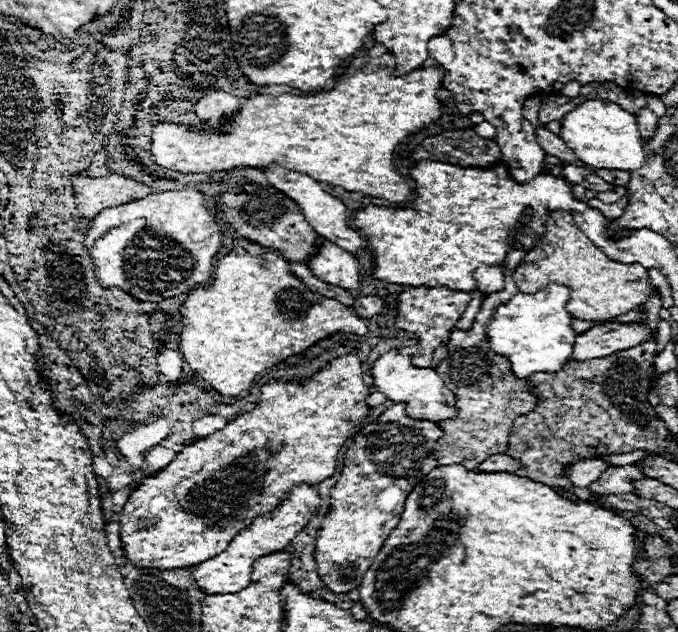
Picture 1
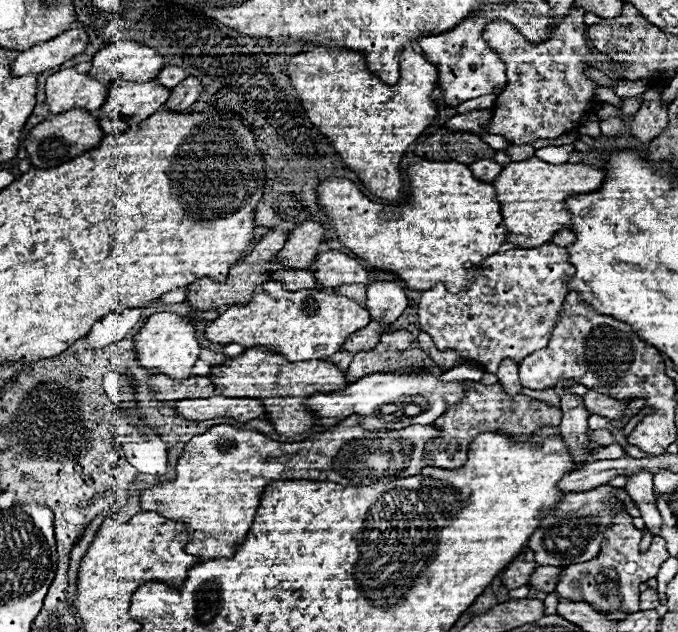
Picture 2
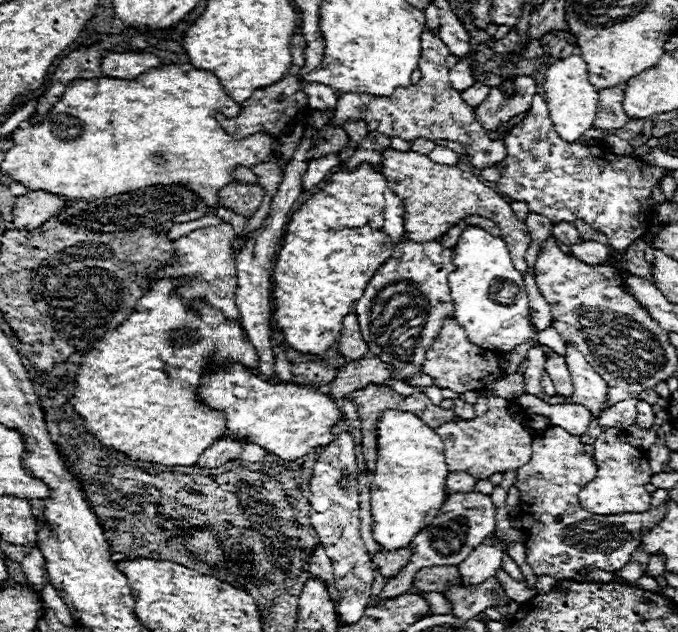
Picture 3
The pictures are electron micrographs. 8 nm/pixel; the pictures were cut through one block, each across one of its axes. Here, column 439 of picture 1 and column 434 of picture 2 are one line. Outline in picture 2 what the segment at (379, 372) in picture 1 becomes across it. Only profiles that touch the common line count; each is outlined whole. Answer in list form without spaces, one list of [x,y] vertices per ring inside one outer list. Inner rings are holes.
[[[460,364],[460,366],[454,366],[452,370],[440,374],[440,376],[434,376],[432,372],[428,370],[416,370],[416,372],[406,372],[406,374],[396,374],[396,372],[376,372],[376,374],[368,374],[360,380],[356,380],[354,384],[348,384],[344,390],[340,392],[330,392],[330,394],[314,394],[308,398],[308,408],[314,410],[320,418],[346,418],[350,414],[360,414],[366,418],[366,428],[370,430],[380,430],[380,428],[386,428],[386,422],[384,418],[380,416],[380,408],[384,404],[392,404],[392,402],[402,402],[406,400],[408,396],[426,396],[428,398],[428,408],[424,412],[420,412],[418,416],[402,416],[396,418],[396,422],[392,422],[394,430],[398,428],[404,428],[404,426],[410,426],[410,424],[422,424],[422,426],[428,426],[428,424],[434,424],[434,420],[438,416],[442,416],[442,412],[452,406],[452,404],[458,404],[462,398],[464,398],[464,382],[466,380],[472,380],[472,382],[480,382],[482,378],[482,370],[472,366],[472,364]],[[440,378],[458,378],[458,380],[440,380]]]

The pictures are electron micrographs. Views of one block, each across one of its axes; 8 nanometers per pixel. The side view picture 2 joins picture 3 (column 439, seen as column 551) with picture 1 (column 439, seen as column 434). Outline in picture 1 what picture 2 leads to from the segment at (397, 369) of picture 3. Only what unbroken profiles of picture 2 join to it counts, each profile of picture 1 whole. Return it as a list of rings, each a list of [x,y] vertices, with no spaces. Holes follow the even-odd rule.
[[[416,286],[410,290],[404,290],[398,294],[398,314],[396,314],[396,328],[406,330],[414,334],[416,340],[416,354],[412,354],[412,364],[418,364],[420,368],[430,366],[434,350],[440,344],[448,344],[448,336],[454,330],[456,322],[460,320],[462,312],[466,310],[470,302],[468,292],[454,292],[444,286]]]

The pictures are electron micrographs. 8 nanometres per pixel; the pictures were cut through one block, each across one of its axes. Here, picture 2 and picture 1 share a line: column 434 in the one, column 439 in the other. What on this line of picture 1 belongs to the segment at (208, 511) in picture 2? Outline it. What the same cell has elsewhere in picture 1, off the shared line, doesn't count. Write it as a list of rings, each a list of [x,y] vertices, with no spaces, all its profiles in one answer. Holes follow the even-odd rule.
[[[392,404],[374,422],[366,424],[344,452],[344,466],[330,490],[330,510],[318,530],[314,554],[320,578],[336,594],[346,594],[362,584],[364,574],[400,520],[406,496],[436,468],[430,456],[434,456],[434,444],[442,436],[442,428],[434,422],[412,420],[404,410],[404,404]],[[390,486],[400,488],[392,490],[398,502],[394,510],[384,512],[378,508],[378,496]]]

